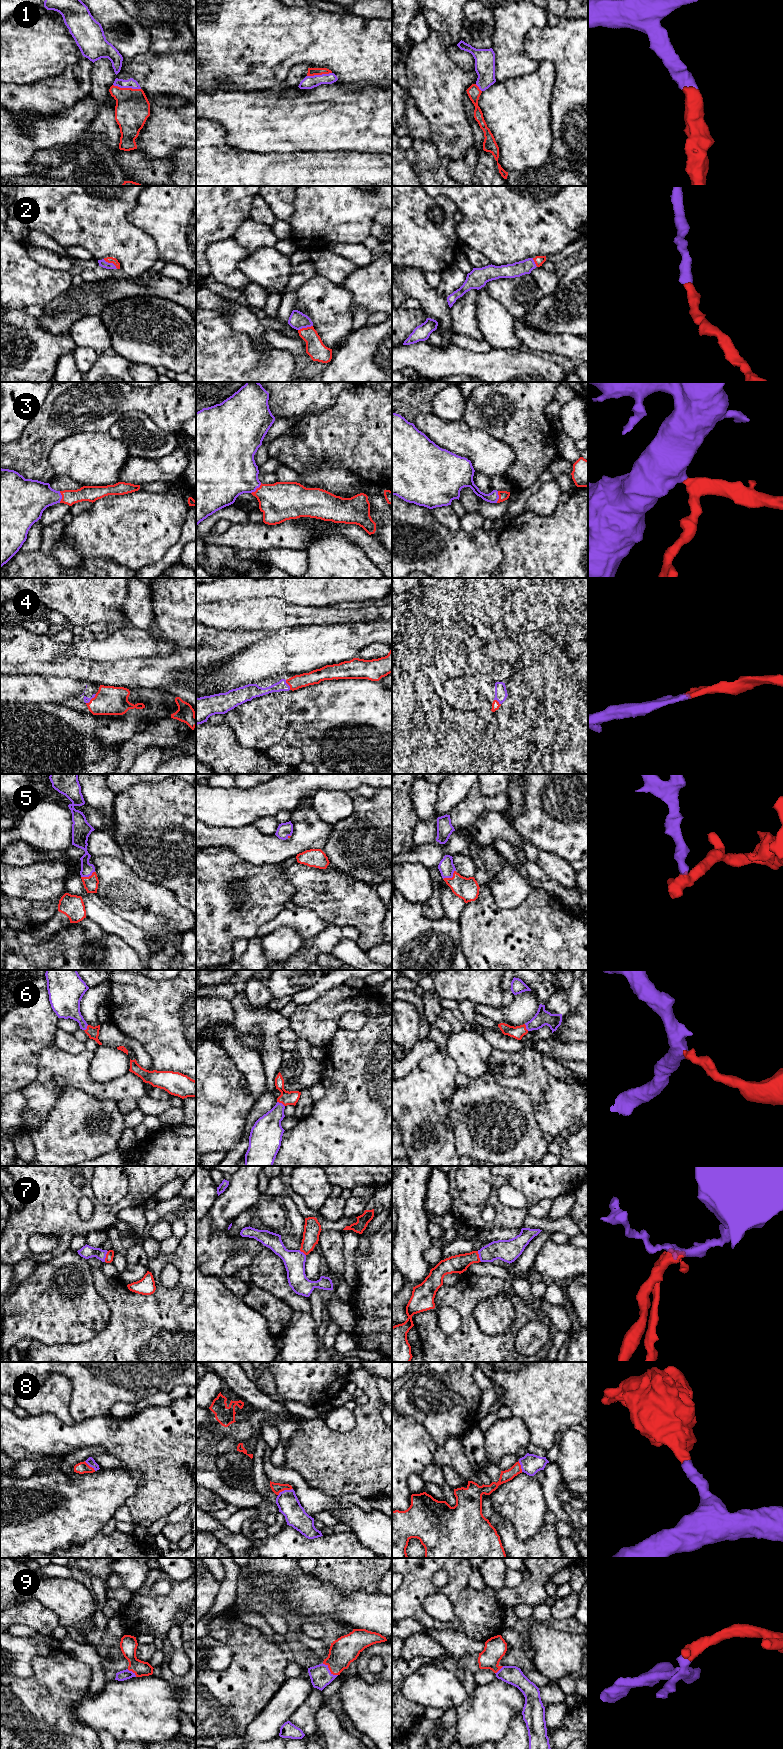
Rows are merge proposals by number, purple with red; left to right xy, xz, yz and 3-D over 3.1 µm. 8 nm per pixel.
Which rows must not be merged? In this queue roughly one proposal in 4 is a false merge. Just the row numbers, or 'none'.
none

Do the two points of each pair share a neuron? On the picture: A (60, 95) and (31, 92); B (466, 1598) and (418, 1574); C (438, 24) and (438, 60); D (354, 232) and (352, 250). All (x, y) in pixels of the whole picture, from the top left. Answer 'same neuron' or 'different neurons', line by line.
A: same neuron
B: same neuron
C: different neurons
D: different neurons

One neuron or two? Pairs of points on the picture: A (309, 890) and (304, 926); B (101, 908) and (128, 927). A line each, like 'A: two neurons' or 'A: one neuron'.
A: two neurons
B: one neuron

